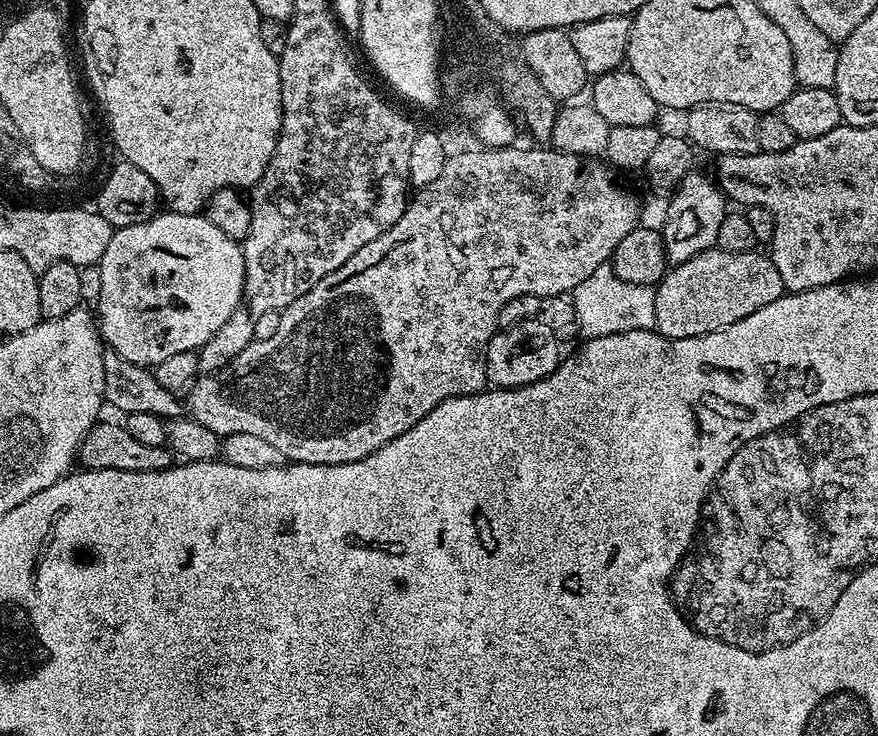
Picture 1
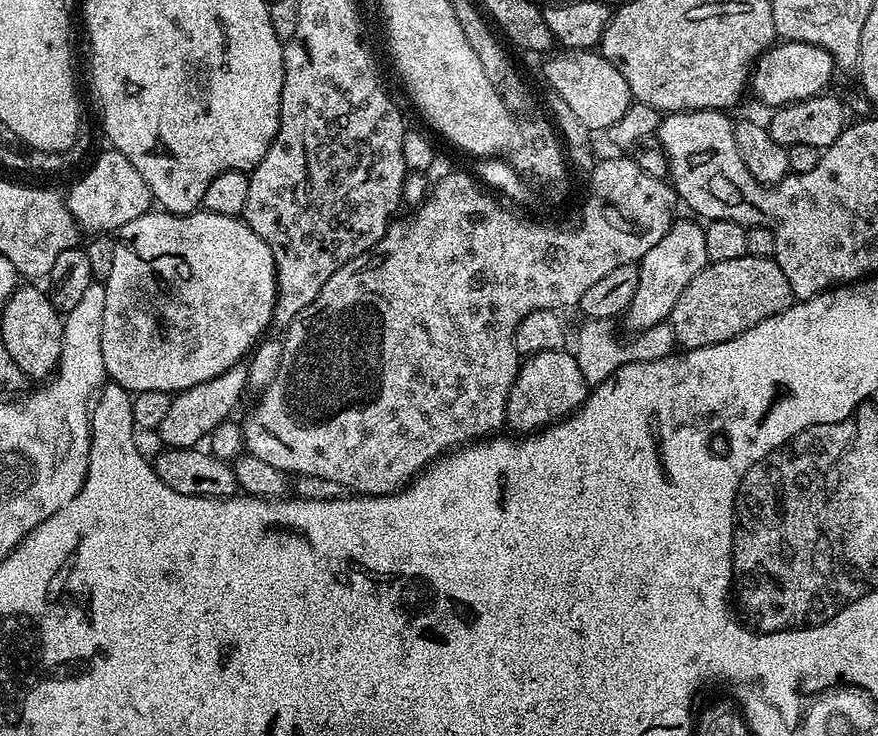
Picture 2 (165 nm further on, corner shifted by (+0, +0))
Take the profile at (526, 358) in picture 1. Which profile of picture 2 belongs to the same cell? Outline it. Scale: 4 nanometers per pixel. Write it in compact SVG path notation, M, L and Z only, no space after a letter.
M546 350L542 354L534 354L521 363L514 386L510 386L506 402L507 423L510 428L512 424L511 431L516 434L538 432L578 411L588 399L589 391L590 385L586 378L582 378L582 370L578 370L578 362L571 351Z

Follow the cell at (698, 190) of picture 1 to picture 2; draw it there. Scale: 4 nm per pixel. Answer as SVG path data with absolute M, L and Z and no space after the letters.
M673 219L670 230L666 230L664 237L653 246L651 250L646 250L646 254L638 261L640 273L638 274L638 291L634 294L634 302L628 308L622 317L622 323L632 331L632 334L645 332L648 328L653 328L659 324L665 323L671 317L674 310L674 302L678 302L678 298L682 298L682 290L686 290L686 286L690 286L690 282L694 279L694 274L698 274L703 268L709 264L709 258L706 254L706 234L703 227L695 219L680 220Z

